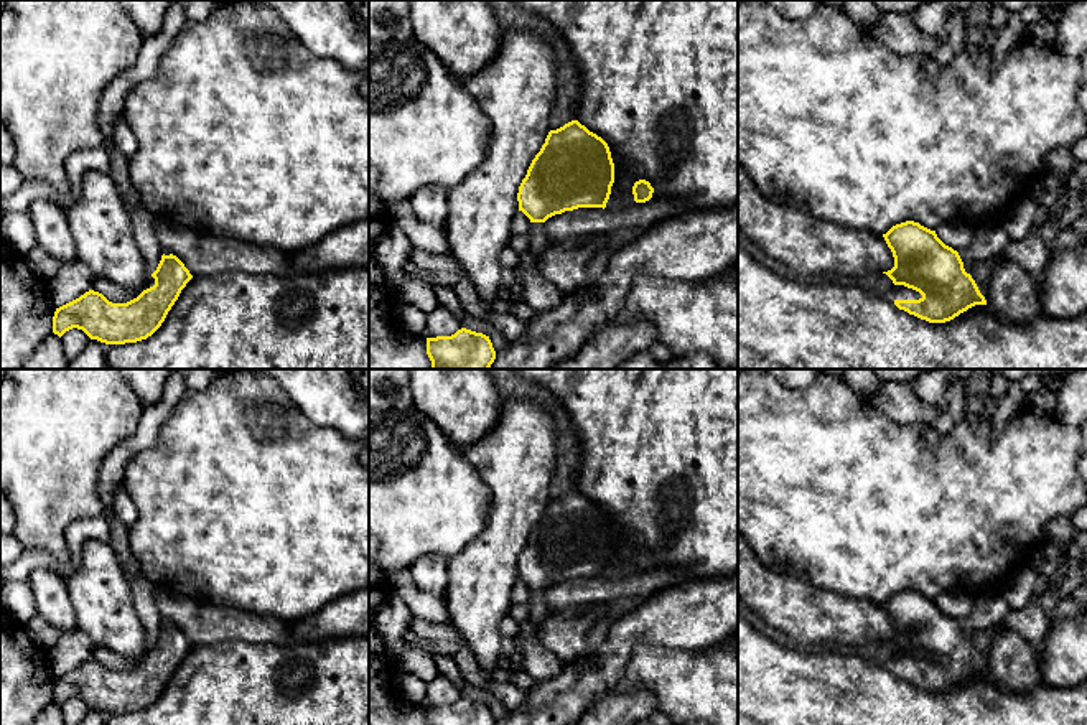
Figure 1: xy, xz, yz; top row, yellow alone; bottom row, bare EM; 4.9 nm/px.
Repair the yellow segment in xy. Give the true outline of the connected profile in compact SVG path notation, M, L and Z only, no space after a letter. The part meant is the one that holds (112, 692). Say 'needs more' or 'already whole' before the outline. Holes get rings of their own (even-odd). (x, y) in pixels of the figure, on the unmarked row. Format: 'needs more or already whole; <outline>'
needs more; M163 620L156 639L137 667L127 672L112 672L102 662L89 659L56 677L53 702L61 707L66 700L77 697L91 709L105 713L147 709L161 695L191 648L193 644L184 633L176 624Z

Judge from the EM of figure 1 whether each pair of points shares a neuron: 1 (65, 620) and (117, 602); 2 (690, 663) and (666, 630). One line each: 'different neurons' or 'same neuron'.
1: different neurons
2: different neurons

